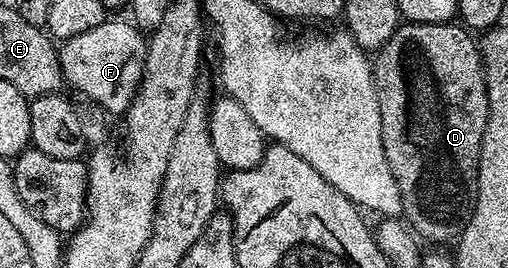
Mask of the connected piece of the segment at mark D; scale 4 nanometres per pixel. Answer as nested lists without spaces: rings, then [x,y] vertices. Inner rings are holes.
[[[452,21],[405,22],[385,41],[374,59],[382,113],[382,149],[400,190],[402,215],[407,226],[421,240],[429,239],[432,245],[459,240],[476,204],[480,150],[488,120],[488,83],[484,80],[481,48],[471,38],[475,39]]]

